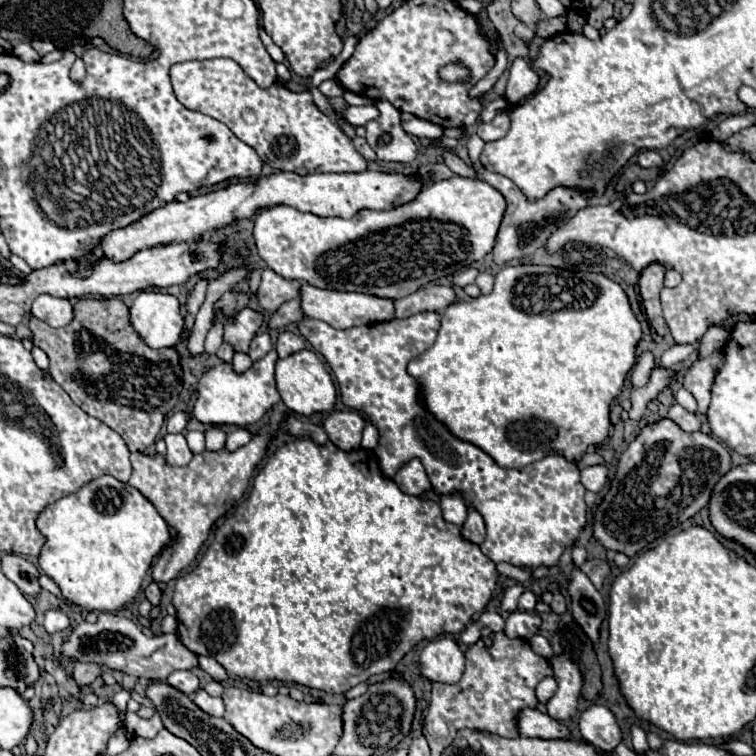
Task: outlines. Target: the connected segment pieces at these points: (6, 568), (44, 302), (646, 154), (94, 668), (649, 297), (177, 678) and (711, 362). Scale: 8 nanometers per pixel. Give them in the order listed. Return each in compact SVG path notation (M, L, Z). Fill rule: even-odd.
M3 554L1 570L9 580L13 580L19 586L19 590L23 594L37 596L41 586L37 582L39 570L37 570L37 566L33 562L29 562L27 558L23 558L19 554Z
M43 294L33 302L31 316L47 322L53 328L61 328L73 320L73 306L65 298L55 298L55 296Z
M643 150L643 152L639 152L637 162L643 168L661 168L663 166L663 158L661 158L661 154L657 150Z
M75 660L73 678L75 678L77 686L87 686L87 684L91 684L101 672L103 672L101 664L81 664L79 660Z
M643 270L639 276L639 282L637 282L649 324L659 336L663 336L665 328L667 328L667 324L663 320L661 304L659 304L659 292L663 288L663 274L665 274L665 270Z
M179 670L179 672L173 672L169 678L167 678L167 684L177 688L179 692L183 694L193 694L199 690L199 678L193 674L193 672L187 672L187 670Z
M721 352L713 354L711 358L705 358L705 360L695 360L683 378L683 388L695 396L695 400L699 404L699 414L703 414L703 416L707 416L713 376L721 362L723 362Z

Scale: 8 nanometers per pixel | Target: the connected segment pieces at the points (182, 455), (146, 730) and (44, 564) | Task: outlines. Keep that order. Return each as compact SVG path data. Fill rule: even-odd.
M167 434L165 436L165 444L167 444L165 462L169 466L185 466L193 458L183 434Z
M133 712L127 714L127 730L131 734L135 734L135 736L153 738L161 728L163 728L163 722L161 722L161 716L157 716L157 714L153 718L149 718L149 720L143 720Z
M113 476L89 480L89 484L83 484L77 492L49 504L37 516L37 530L45 536L37 564L59 586L63 602L95 612L115 612L131 602L141 590L149 564L169 542L169 524L157 514L153 504L141 492Z

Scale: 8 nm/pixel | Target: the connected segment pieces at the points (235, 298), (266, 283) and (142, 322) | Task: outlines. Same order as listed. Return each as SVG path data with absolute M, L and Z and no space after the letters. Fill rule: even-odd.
M227 292L215 306L221 306L223 312L225 312L225 316L227 316L229 312L243 308L245 304L247 304L247 302L245 302L245 294L229 294L229 292Z
M265 268L255 296L263 310L275 312L283 302L299 298L299 288L303 284L305 282L301 280L285 280L283 276L277 276L277 272L273 272L271 268Z
M143 290L131 306L131 322L151 348L175 346L183 328L181 302L171 294Z

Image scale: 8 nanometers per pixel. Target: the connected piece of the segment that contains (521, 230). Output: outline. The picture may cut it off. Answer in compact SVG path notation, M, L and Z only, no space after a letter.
M471 134L469 136L469 142L467 142L467 148L469 148L469 158L471 158L471 166L475 168L475 178L479 178L481 182L487 182L491 184L493 188L497 188L505 202L507 202L507 210L505 210L505 216L503 216L503 222L501 222L501 228L497 232L497 240L495 240L495 246L493 246L493 262L497 266L503 266L511 260L519 260L523 256L529 256L533 254L535 250L543 248L545 246L545 240L549 238L551 232L555 232L561 224L565 224L569 218L575 216L577 210L585 208L587 206L587 200L589 200L589 194L581 194L577 190L571 190L571 188L563 188L563 186L557 186L553 188L545 198L537 200L537 202L529 202L523 192L505 176L499 176L499 174L493 174L493 172L487 172L481 162L479 162L479 154L483 150L483 140L477 136L477 134Z

